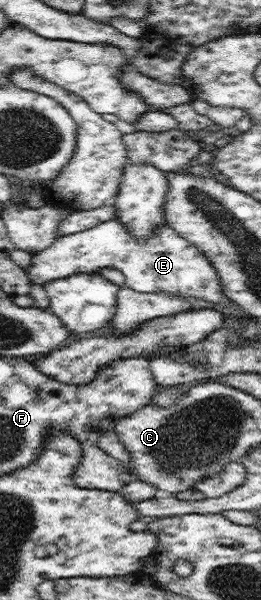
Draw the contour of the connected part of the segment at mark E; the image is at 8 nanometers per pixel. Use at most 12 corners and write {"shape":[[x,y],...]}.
{"shape":[[118,219],[33,254],[32,284],[113,267],[139,293],[214,303],[241,330],[208,258],[164,225]]}

